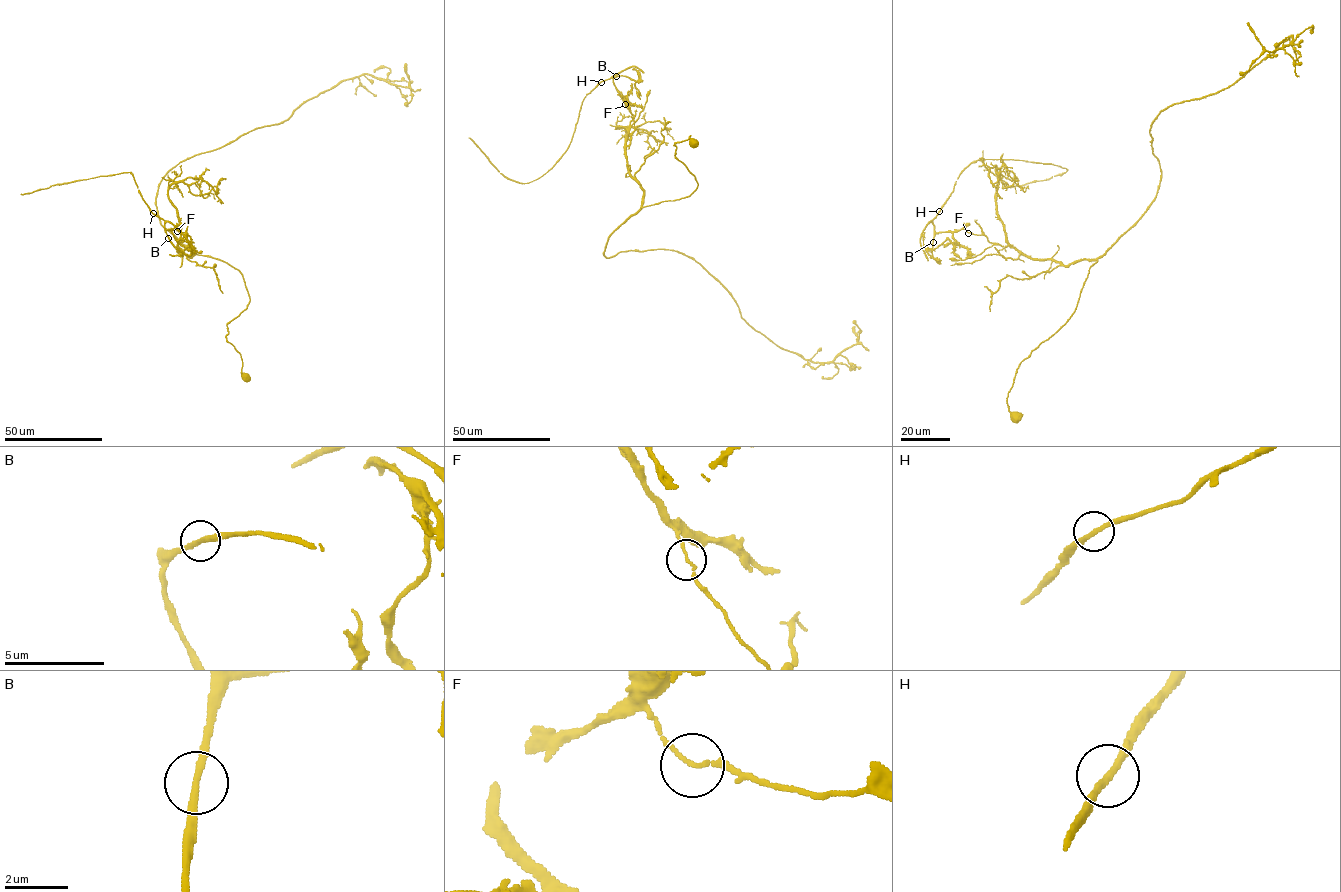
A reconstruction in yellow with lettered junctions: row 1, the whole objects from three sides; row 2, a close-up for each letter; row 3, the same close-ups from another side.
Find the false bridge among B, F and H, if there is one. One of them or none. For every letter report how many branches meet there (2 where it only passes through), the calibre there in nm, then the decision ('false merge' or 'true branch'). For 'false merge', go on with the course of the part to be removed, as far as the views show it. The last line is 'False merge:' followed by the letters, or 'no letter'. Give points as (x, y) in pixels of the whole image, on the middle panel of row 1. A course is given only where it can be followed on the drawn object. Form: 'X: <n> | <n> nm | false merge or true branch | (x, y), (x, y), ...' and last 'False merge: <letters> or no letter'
B: 2 | 240 nm | true branch
F: 2 | 120 nm | false merge | (625, 104), (612, 76), (602, 81), (582, 102), (568, 148), (550, 169), (530, 182), (504, 177), (468, 137)
H: 2 | 220 nm | true branch
False merge: F

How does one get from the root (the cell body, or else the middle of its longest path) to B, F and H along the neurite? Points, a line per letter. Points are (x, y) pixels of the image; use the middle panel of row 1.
B: (692, 144), (690, 135), (674, 145), (696, 189), (642, 207), (625, 152), (633, 115), (616, 76)
F: (692, 144), (690, 135), (674, 145), (696, 189), (642, 207), (625, 152), (633, 115), (625, 104)
H: (692, 144), (690, 135), (674, 145), (696, 189), (642, 207), (625, 152), (633, 115), (612, 76), (601, 82)

